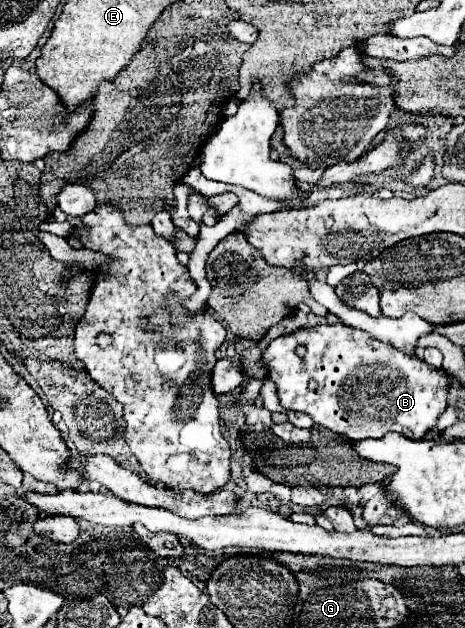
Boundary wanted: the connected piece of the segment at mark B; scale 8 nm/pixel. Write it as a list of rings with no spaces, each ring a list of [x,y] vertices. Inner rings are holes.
[[[343,323],[303,327],[289,335],[273,339],[263,351],[263,367],[267,371],[267,379],[271,379],[277,385],[277,397],[283,409],[307,413],[317,425],[331,429],[333,433],[345,435],[351,441],[367,437],[379,439],[389,431],[403,431],[411,439],[421,439],[435,429],[437,417],[447,407],[449,381],[443,369],[429,367],[425,361],[417,357],[407,357],[399,349],[373,339],[365,331],[345,327]],[[297,345],[307,347],[305,357],[297,357]]]

